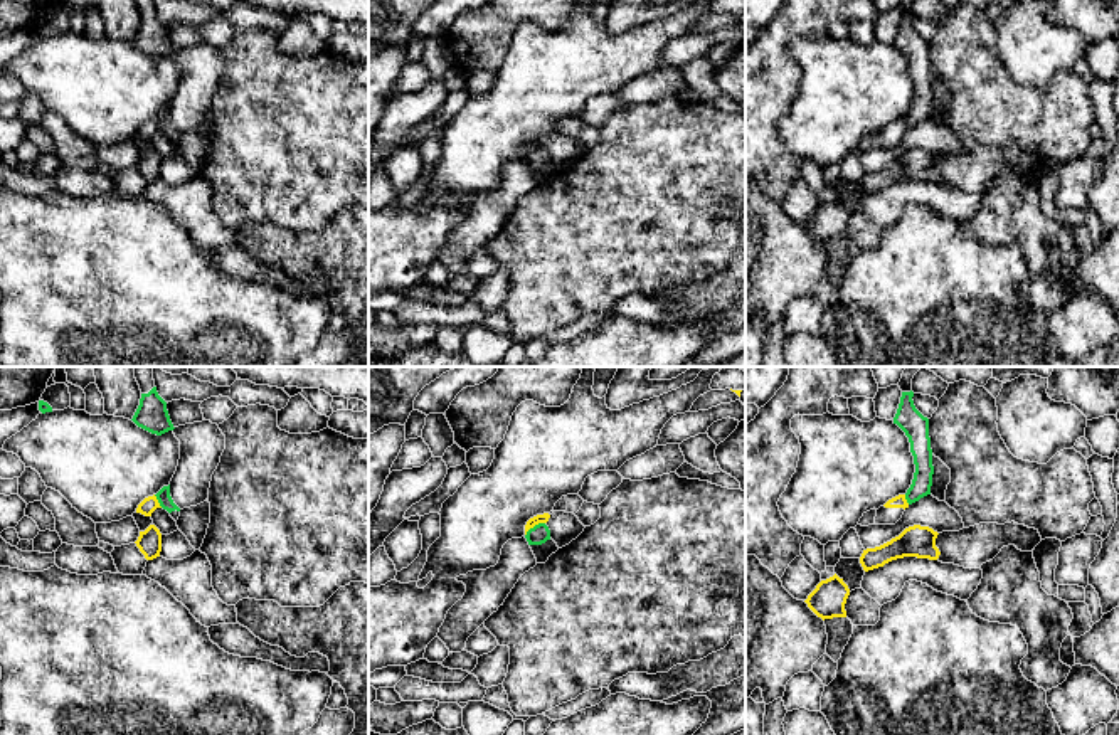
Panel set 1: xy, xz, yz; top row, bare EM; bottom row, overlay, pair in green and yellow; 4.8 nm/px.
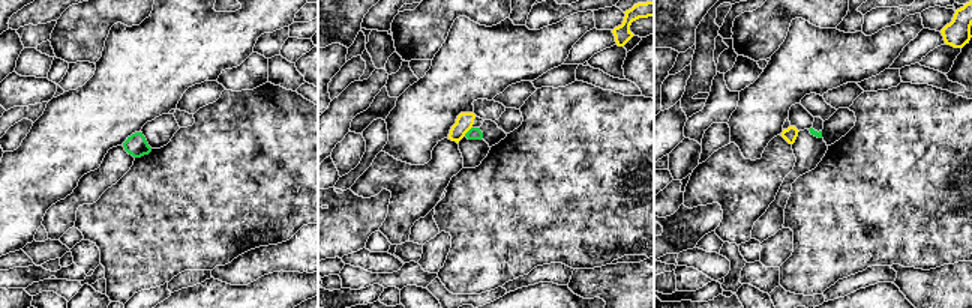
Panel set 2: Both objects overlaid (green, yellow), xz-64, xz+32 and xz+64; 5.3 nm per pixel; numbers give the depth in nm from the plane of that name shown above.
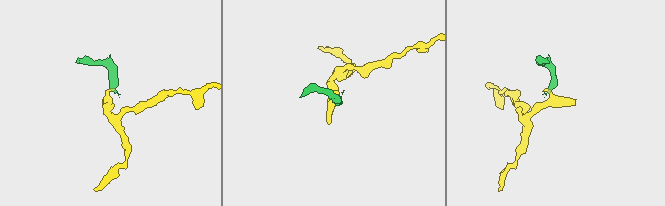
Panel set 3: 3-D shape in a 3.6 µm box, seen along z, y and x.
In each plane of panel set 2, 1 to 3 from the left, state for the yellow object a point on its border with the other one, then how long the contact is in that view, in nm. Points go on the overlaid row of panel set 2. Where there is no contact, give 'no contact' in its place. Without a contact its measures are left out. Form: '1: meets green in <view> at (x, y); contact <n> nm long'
1: no contact
2: meets green in xz+32 at (468, 131); contact 70 nm long
3: no contact

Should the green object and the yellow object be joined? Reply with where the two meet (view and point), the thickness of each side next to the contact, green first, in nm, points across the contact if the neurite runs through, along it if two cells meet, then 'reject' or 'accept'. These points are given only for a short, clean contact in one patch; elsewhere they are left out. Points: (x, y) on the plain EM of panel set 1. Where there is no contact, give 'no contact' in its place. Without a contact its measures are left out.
meets green in xz at (534, 150); 90 nm thick on the green side, 50 nm on the other; border along xz (544, 145), (539, 145), (525, 158); reject

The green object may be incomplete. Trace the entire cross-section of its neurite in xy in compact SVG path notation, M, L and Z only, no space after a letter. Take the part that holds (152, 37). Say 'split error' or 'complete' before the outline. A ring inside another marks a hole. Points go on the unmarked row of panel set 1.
split error; M153 0L135 2L140 8L141 22L131 44L156 59L173 54L175 50L170 44L167 25L158 19Z

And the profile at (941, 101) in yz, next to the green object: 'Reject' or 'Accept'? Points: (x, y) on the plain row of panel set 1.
Reject

